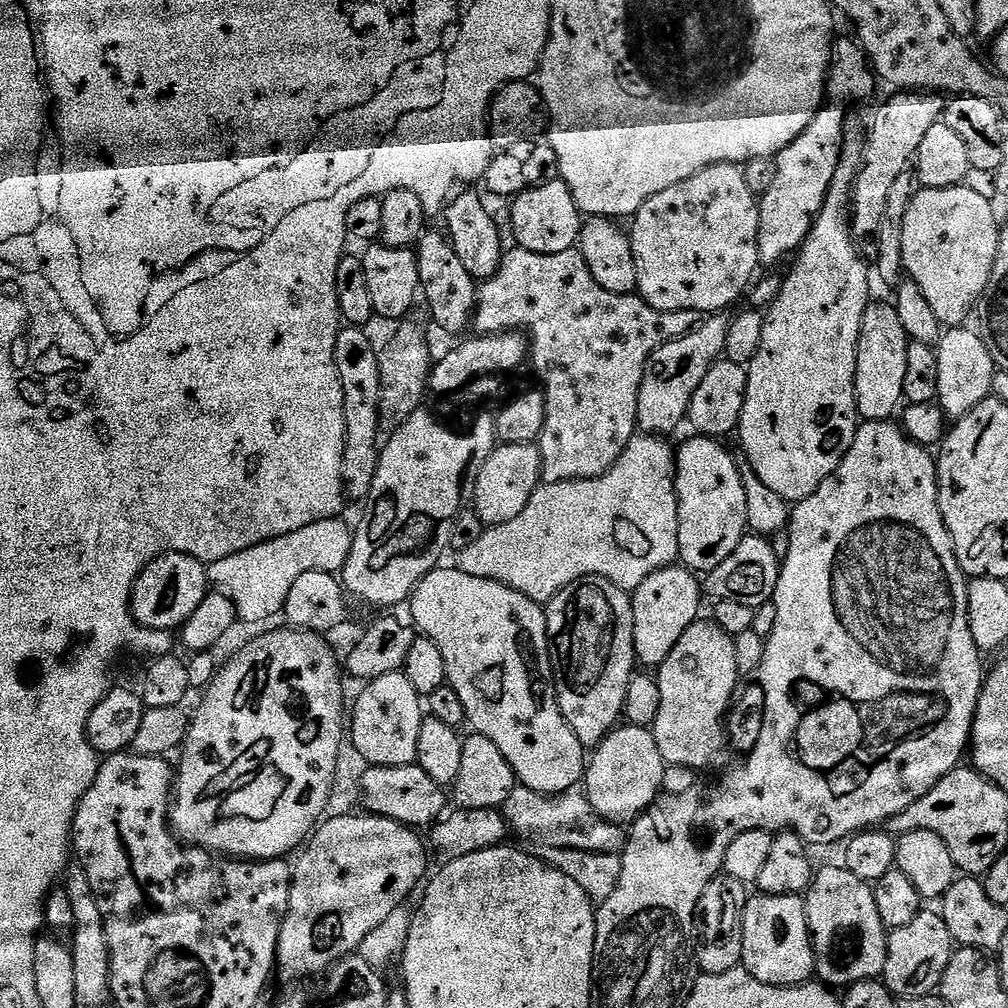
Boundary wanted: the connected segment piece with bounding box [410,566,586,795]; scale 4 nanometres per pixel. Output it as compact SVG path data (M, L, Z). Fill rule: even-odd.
M437 566L433 568L431 572L428 572L416 584L416 588L412 591L410 597L413 620L411 620L411 623L415 625L417 629L420 627L419 631L423 633L423 635L431 638L434 642L434 646L438 646L438 650L442 650L442 660L446 662L446 674L448 675L446 682L458 694L458 698L462 698L464 718L467 727L471 729L475 735L490 738L490 742L494 742L494 746L498 746L498 750L502 750L506 762L510 762L517 781L530 790L543 792L546 795L558 795L562 791L570 790L571 787L579 785L581 781L583 781L586 771L586 748L585 745L578 742L574 730L570 730L570 726L564 720L564 715L560 709L560 702L556 695L556 685L554 683L554 673L552 670L552 656L548 652L547 611L545 611L538 601L531 600L526 594L514 590L509 584L500 584L497 580L487 580L486 578L474 578L456 566L453 566L453 568L444 567L445 566Z

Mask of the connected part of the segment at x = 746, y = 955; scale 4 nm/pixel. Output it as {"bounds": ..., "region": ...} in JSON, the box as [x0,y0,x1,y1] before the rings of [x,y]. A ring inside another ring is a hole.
{"bounds":[742,895,816,988],"region":[[[749,895],[744,908],[742,967],[758,978],[758,982],[775,988],[807,984],[813,979],[816,955],[812,949],[804,900],[800,896]]]}

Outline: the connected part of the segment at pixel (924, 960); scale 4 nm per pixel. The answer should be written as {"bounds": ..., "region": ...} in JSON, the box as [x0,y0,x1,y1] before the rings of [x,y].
{"bounds":[882,910,953,998],"region":[[[921,910],[914,922],[889,931],[888,953],[882,977],[884,984],[897,998],[931,996],[940,987],[940,979],[953,951],[952,935],[950,930],[946,930],[946,922],[940,917],[939,911]]]}

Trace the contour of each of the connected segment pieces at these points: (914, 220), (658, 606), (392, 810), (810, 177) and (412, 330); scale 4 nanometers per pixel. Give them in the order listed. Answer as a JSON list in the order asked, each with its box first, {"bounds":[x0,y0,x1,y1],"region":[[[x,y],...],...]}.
[{"bounds":[902,187,1001,326],"region":[[[921,187],[912,197],[902,226],[904,269],[926,294],[926,302],[944,326],[960,326],[967,321],[964,319],[984,295],[998,254],[1001,221],[996,221],[991,202],[968,187]]]},{"bounds":[631,566,700,670],"region":[[[683,566],[663,568],[652,572],[642,586],[631,593],[632,613],[636,627],[636,658],[652,670],[659,669],[666,662],[670,650],[686,634],[686,630],[696,623],[700,612],[700,584],[689,569]]]},{"bounds":[360,764,445,826],"region":[[[403,764],[385,768],[368,766],[365,769],[360,776],[360,796],[368,807],[365,809],[371,815],[385,816],[409,826],[421,826],[420,824],[432,826],[445,815],[445,789],[436,784],[434,778],[430,778],[430,774],[426,774],[426,770],[422,770],[419,764]]]},{"bounds":[758,102,845,265],"region":[[[828,102],[820,107],[814,122],[810,122],[810,126],[790,142],[790,146],[774,157],[774,183],[758,200],[758,258],[761,265],[780,264],[788,255],[799,253],[804,239],[820,217],[828,187],[830,182],[834,182],[834,170],[838,170],[845,139],[844,108]]]},{"bounds":[378,319,434,430],"region":[[[405,319],[395,325],[396,333],[388,340],[385,348],[379,349],[381,398],[378,402],[380,423],[385,429],[395,430],[406,423],[410,414],[421,411],[424,396],[429,395],[428,377],[432,375],[434,355],[428,349],[424,332],[412,321]]]}]

